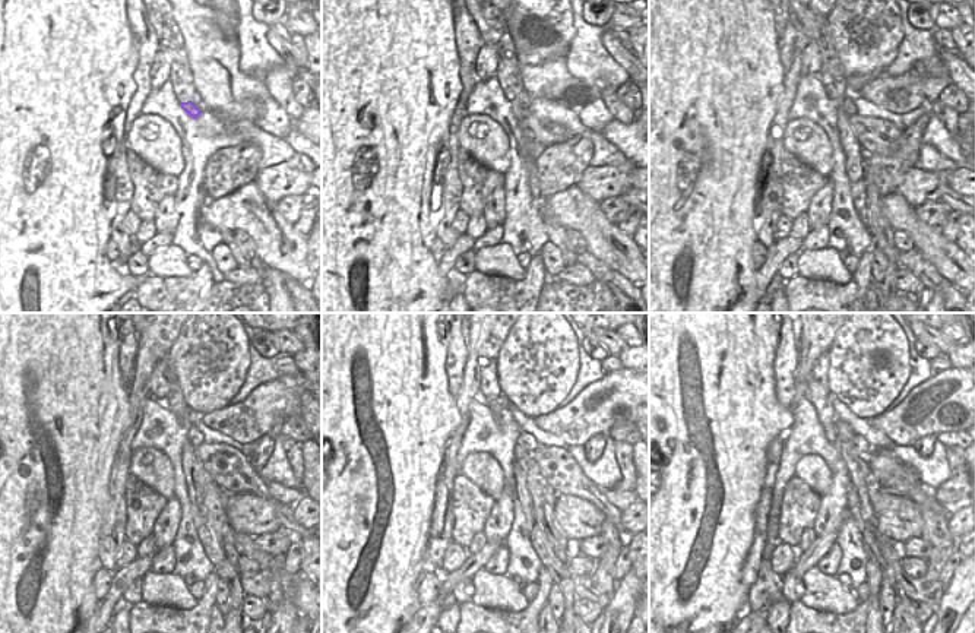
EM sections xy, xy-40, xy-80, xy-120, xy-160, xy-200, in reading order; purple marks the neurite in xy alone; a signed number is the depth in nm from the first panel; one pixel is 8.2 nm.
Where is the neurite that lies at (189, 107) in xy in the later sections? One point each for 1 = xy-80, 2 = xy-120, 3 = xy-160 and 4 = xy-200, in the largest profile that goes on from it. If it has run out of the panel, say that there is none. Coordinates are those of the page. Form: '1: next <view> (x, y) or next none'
1: next xy-80 (877, 136)
2: next xy-120 (230, 468)
3: next xy-160 (559, 468)
4: next xy-200 (893, 477)

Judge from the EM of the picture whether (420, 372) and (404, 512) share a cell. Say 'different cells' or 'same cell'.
same cell

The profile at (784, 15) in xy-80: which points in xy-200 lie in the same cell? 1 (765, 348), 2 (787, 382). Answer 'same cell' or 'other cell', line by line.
1: other cell
2: same cell

